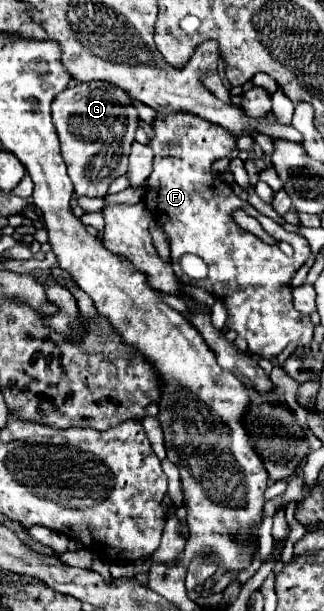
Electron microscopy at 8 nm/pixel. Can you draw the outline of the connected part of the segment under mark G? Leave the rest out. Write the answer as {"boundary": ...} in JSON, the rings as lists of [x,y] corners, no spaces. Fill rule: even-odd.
{"boundary":[[[89,82],[89,84],[77,84],[73,88],[67,88],[65,92],[57,94],[57,100],[53,100],[53,124],[57,128],[57,136],[61,140],[61,156],[67,164],[67,174],[73,180],[75,192],[81,196],[105,196],[109,184],[125,174],[127,168],[127,156],[129,156],[129,144],[135,140],[135,128],[137,128],[137,112],[127,104],[125,92],[121,94],[115,86],[105,82]],[[117,122],[123,122],[123,126],[117,130],[113,128]]]}

